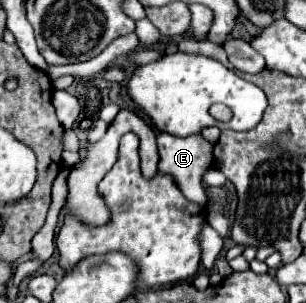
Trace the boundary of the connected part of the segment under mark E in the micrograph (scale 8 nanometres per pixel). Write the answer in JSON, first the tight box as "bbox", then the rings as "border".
{"bbox":[157,133,213,207],"border":[[[159,133],[157,135],[157,147],[159,147],[159,173],[169,175],[175,185],[181,189],[181,193],[191,201],[203,207],[207,203],[205,189],[201,187],[201,175],[203,171],[211,165],[211,149],[213,145],[205,141],[201,135],[191,135],[191,137],[175,137],[169,133]]]}

